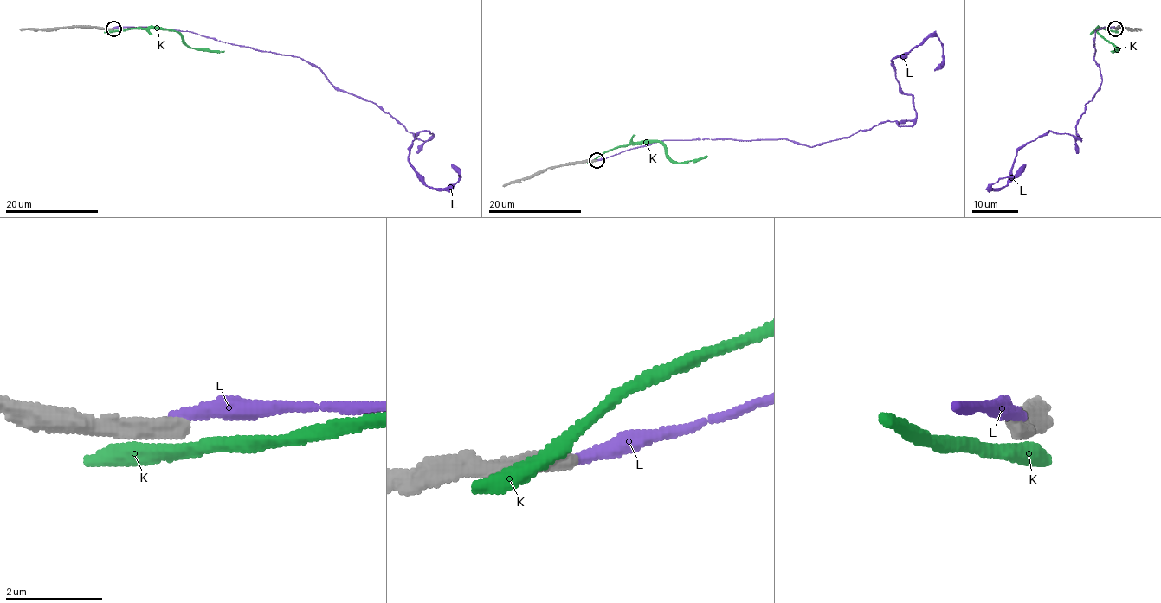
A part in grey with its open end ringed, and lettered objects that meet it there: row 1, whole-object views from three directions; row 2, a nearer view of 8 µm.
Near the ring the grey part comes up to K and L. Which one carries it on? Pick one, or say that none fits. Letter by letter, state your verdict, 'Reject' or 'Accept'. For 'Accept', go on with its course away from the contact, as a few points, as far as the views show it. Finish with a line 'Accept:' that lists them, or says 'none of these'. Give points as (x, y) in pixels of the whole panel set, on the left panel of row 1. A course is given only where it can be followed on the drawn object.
K: Reject
L: Reject
Accept: none of these

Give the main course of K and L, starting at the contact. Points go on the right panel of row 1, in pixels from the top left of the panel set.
K: (1115, 30), (1099, 28), (1097, 30), (1118, 48), (1111, 51)
L: (1115, 28), (1095, 30), (1100, 86), (1080, 140), (1049, 131), (991, 187), (1026, 163)

